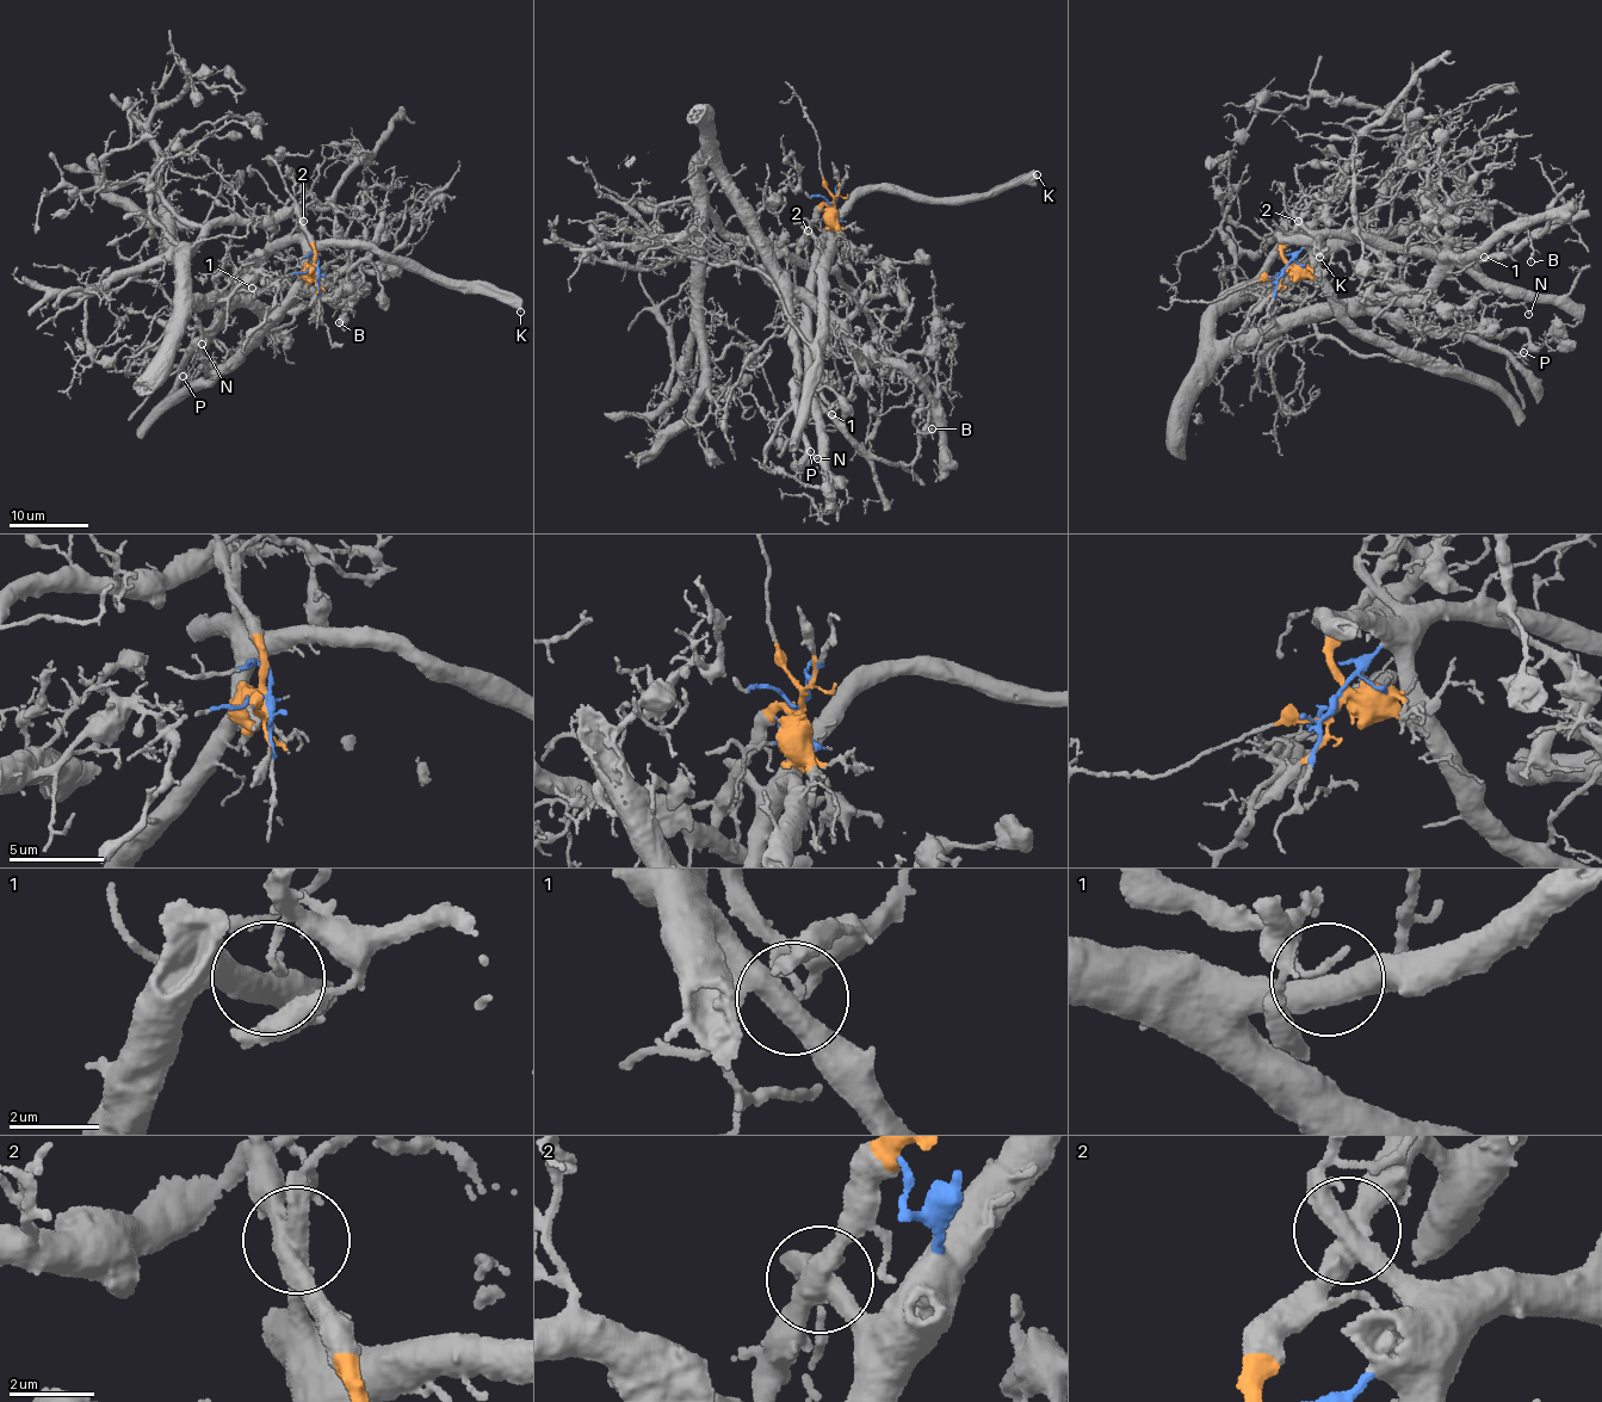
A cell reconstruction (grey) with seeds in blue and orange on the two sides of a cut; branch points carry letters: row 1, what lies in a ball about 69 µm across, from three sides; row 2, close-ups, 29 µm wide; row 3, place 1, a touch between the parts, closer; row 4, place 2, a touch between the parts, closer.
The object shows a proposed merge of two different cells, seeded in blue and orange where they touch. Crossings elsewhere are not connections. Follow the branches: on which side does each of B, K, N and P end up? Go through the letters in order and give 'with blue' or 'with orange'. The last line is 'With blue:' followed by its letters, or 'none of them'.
B: with blue
K: with blue
N: with blue
P: with orange
With blue: B, K, N

